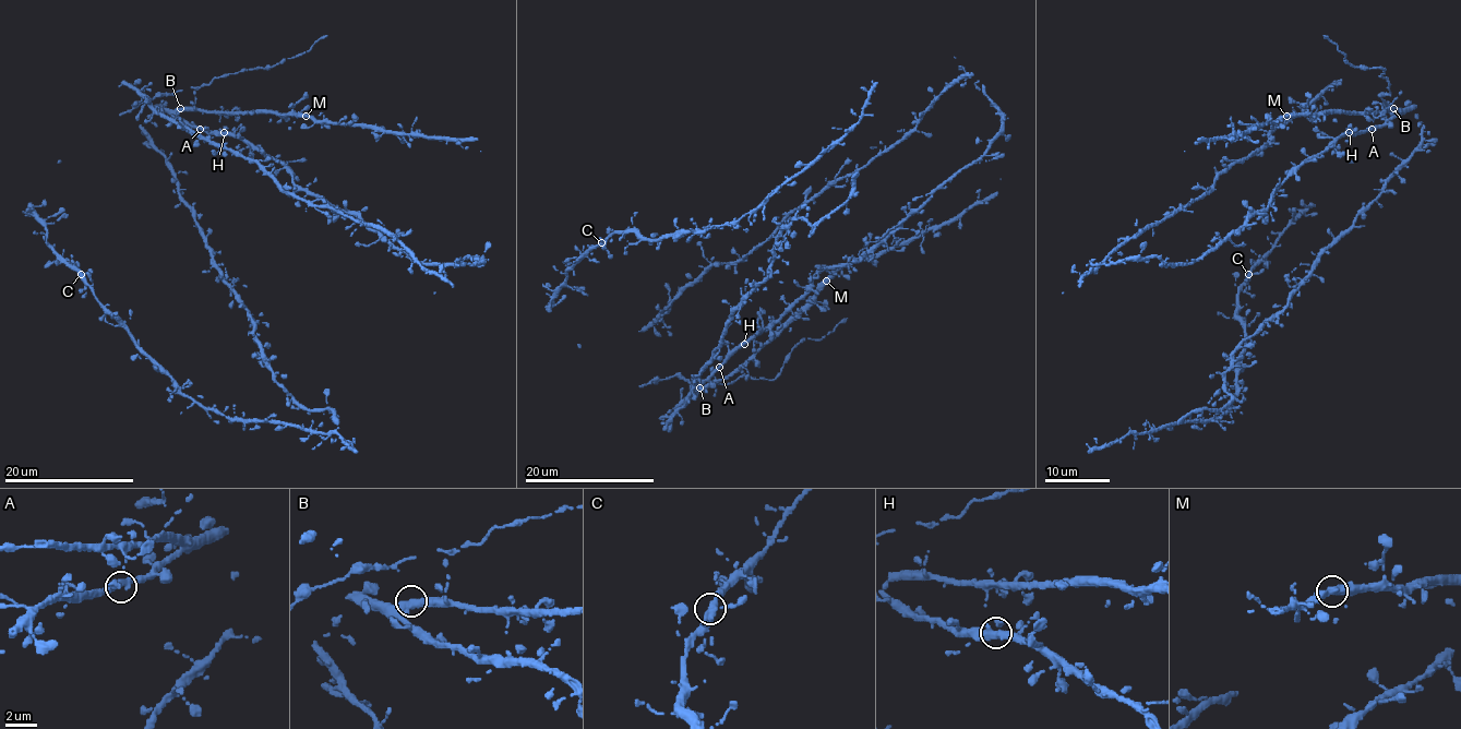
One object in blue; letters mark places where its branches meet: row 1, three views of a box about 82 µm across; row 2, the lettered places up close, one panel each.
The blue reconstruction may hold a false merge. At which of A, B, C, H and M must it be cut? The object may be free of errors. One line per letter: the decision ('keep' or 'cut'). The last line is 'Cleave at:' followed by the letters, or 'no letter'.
A: keep
B: keep
C: keep
H: keep
M: keep
Cleave at: no letter

